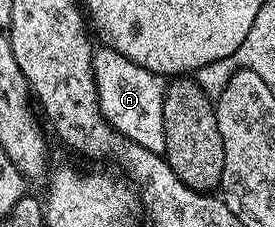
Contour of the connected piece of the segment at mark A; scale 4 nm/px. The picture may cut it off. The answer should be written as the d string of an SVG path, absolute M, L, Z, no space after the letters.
M125 62L122 67L121 74L105 74L97 78L97 99L105 121L135 144L164 155L163 100L166 79L160 74L150 74L134 62Z

